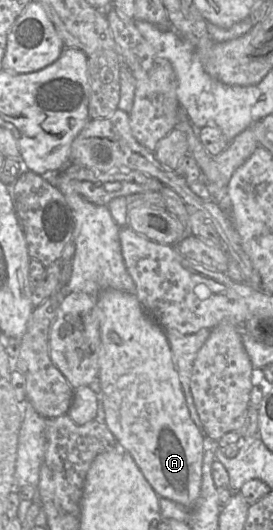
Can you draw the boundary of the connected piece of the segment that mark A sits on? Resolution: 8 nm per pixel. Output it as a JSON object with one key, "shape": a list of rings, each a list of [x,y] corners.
{"shape":[[[105,289],[96,298],[96,305],[101,339],[98,378],[103,395],[105,424],[119,447],[131,455],[159,497],[190,508],[198,499],[201,489],[204,435],[190,417],[166,332],[145,312],[136,295]]]}

